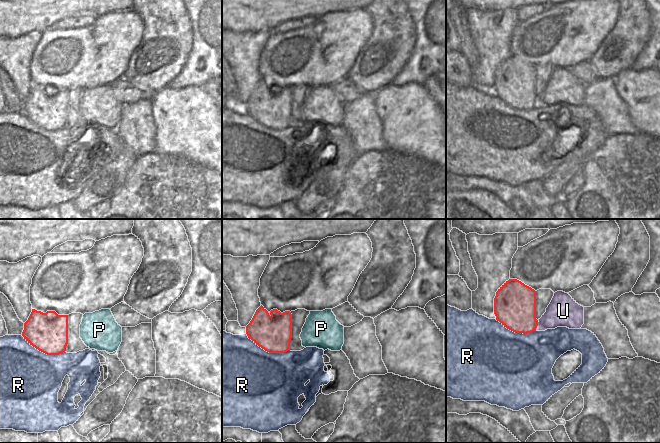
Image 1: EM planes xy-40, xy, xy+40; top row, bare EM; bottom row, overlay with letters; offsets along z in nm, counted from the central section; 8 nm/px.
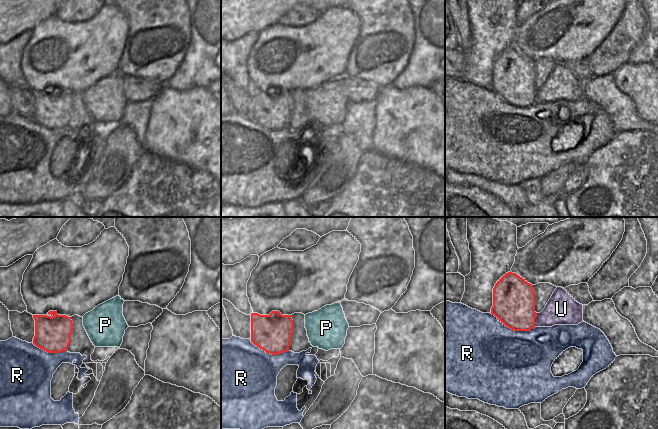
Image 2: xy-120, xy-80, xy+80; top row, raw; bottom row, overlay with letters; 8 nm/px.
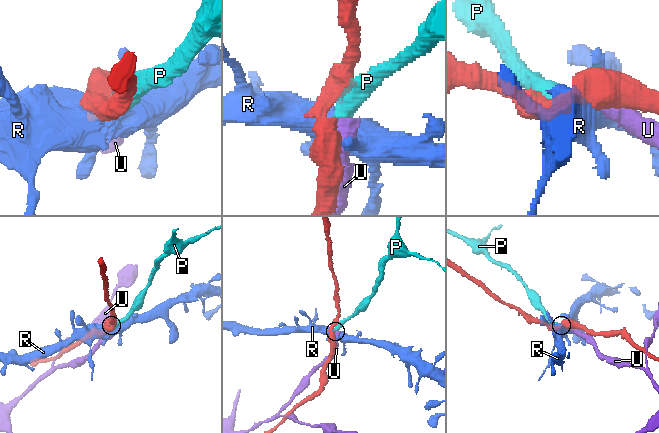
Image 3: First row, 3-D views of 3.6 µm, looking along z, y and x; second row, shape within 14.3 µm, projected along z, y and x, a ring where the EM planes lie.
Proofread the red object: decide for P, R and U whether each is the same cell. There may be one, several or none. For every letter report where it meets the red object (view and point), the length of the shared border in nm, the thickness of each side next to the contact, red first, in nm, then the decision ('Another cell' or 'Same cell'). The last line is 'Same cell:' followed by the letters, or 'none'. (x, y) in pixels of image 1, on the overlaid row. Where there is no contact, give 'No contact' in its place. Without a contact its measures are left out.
P: No contact. Another cell
R: Touches red at xy-40 (43, 352). Shared border 380 nm. Thickness 320 nm (red) against 480 nm. Another cell
U: Touches red at xy+40 (537, 325). Shared border 80 nm. Thickness 340 nm (red) against 240 nm. Another cell
Same cell: none.

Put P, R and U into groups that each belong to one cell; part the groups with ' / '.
P U / R

